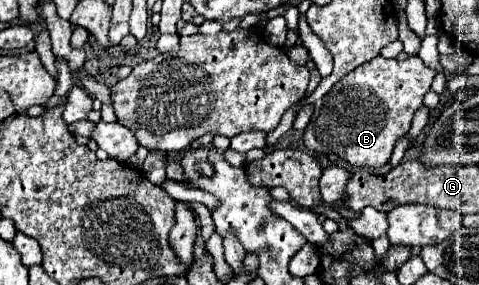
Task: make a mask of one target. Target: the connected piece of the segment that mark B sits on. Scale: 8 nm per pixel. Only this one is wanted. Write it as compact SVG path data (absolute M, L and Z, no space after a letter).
M376 56L358 66L314 104L312 120L302 136L306 150L336 154L360 168L384 166L392 156L394 142L410 130L412 116L430 90L434 74L418 56L408 56L402 62Z

